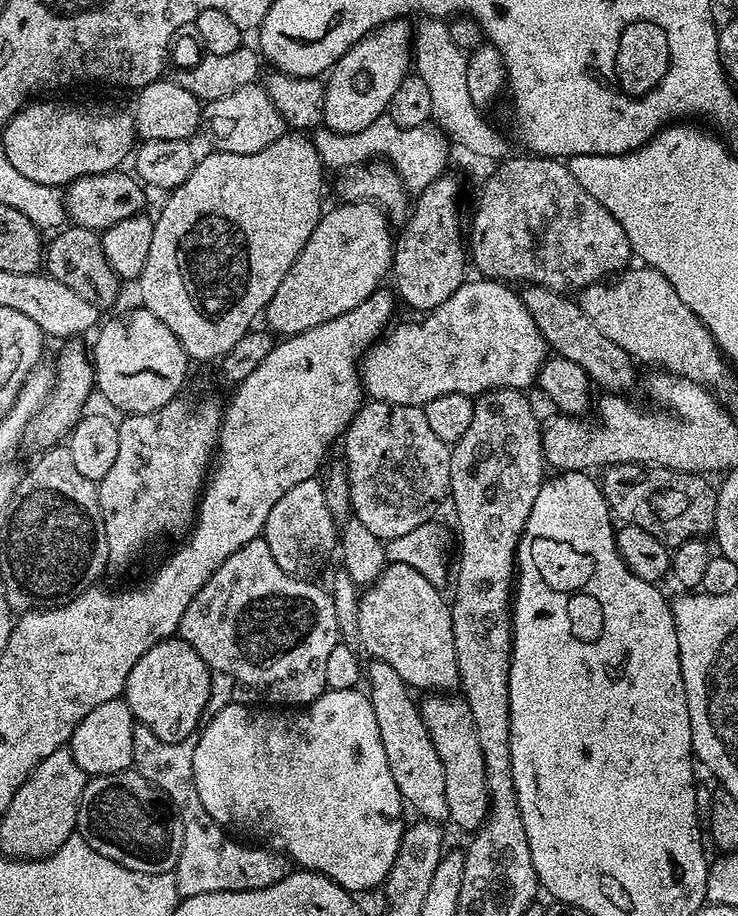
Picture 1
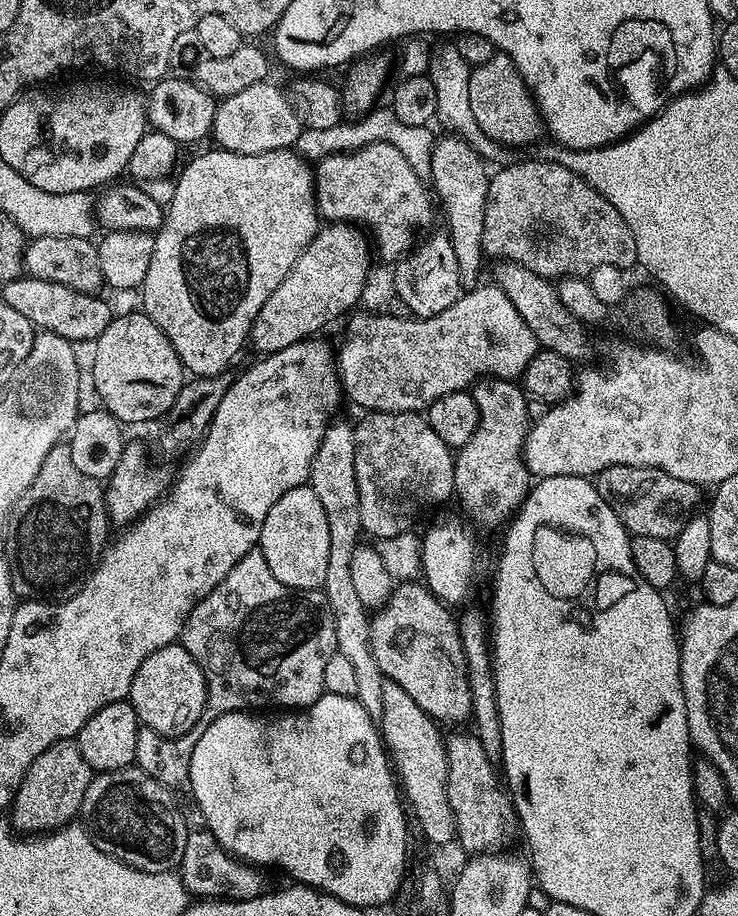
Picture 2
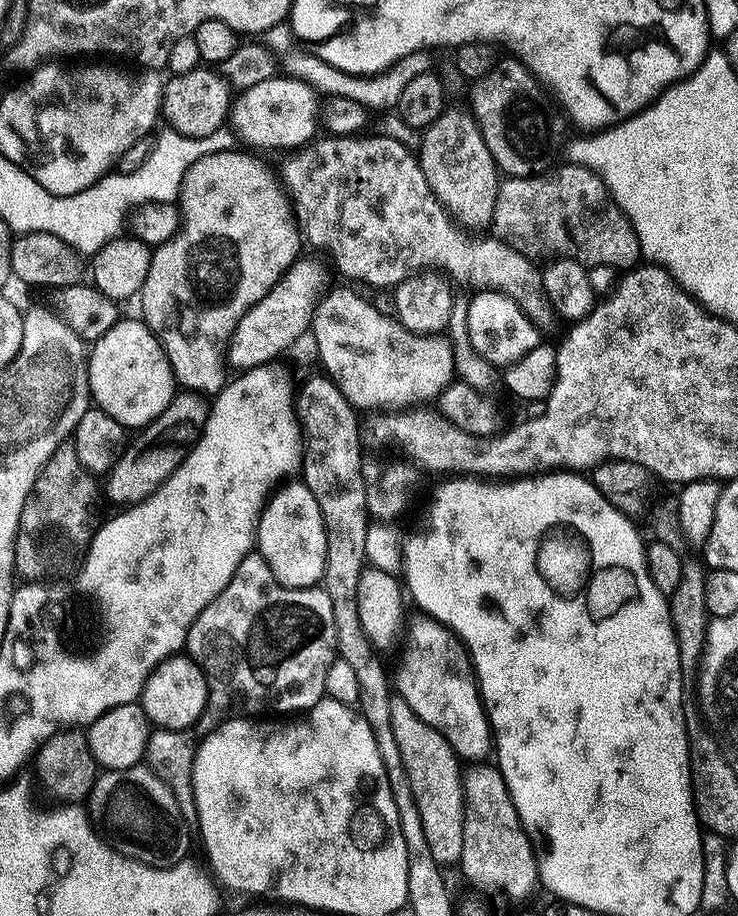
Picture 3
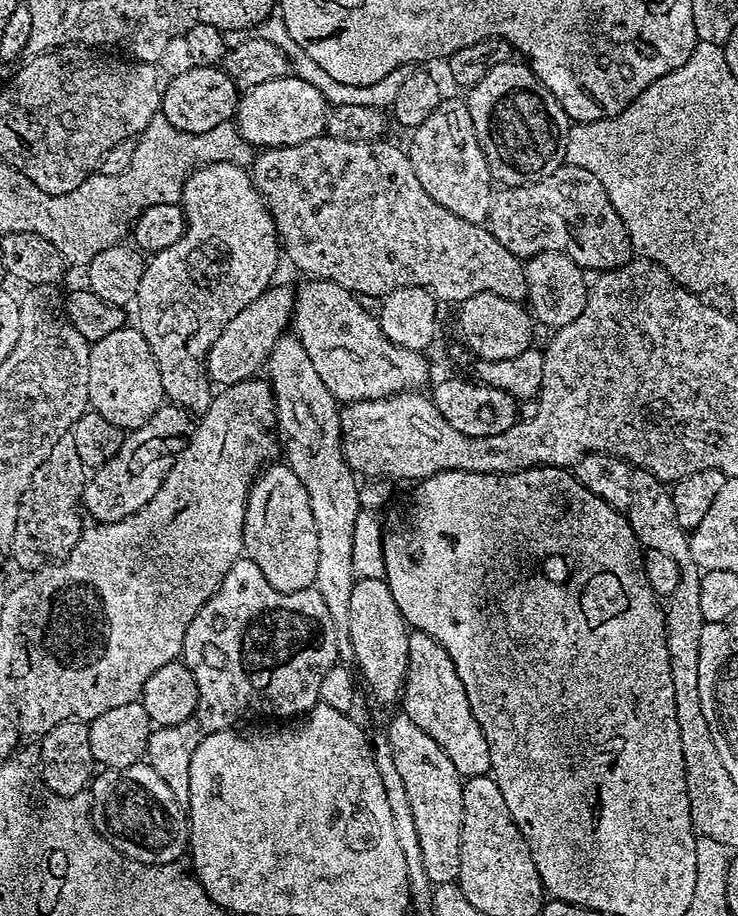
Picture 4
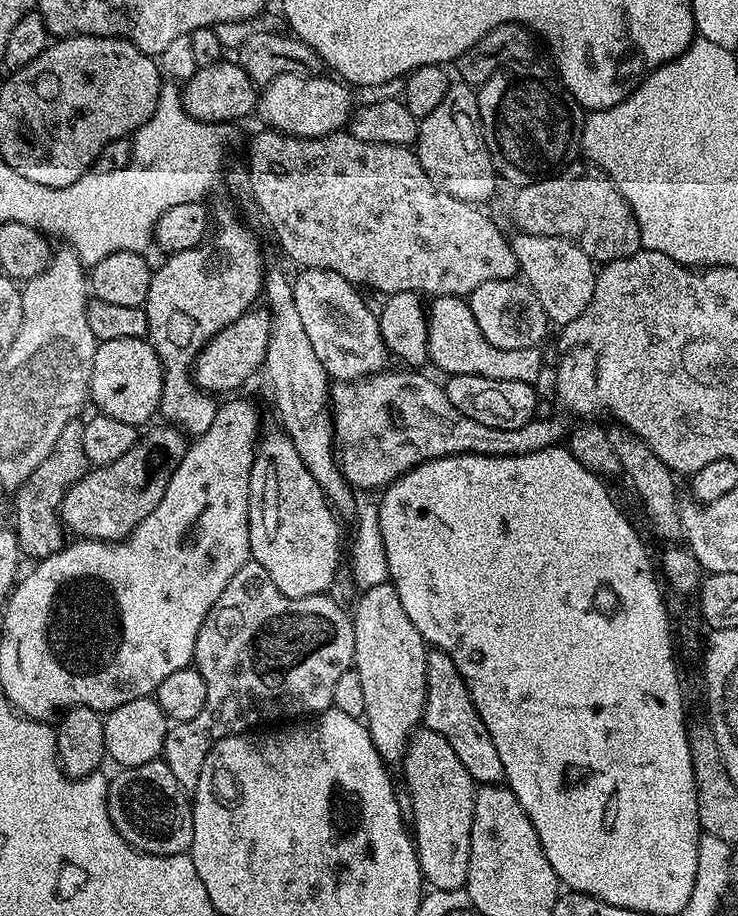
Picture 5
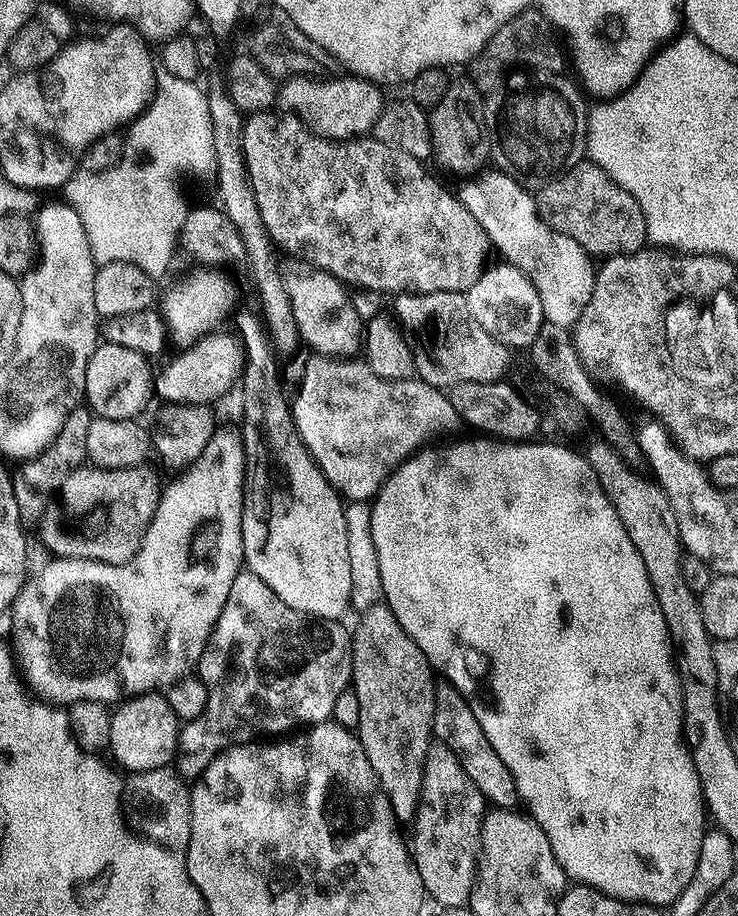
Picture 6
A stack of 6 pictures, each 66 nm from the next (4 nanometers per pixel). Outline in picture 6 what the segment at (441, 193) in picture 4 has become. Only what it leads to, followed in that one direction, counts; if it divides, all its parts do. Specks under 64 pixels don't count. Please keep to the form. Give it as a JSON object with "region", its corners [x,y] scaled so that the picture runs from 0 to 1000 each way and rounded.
{"region":[[[633,85],[614,86],[608,91],[604,103],[599,103],[599,111],[584,119],[580,141],[585,147],[585,169],[602,187],[618,192],[638,193],[652,187],[650,181],[663,174],[661,151],[652,132],[646,130],[653,122],[652,102],[645,99],[640,88]]]}

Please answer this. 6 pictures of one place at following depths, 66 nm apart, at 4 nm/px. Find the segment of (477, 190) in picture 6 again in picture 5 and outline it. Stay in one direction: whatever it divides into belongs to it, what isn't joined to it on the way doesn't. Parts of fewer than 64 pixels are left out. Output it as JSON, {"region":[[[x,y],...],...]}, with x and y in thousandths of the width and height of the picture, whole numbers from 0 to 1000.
{"region":[[[699,255],[699,259],[692,259],[691,265],[703,296],[707,301],[710,297],[709,305],[729,325],[729,330],[734,330],[734,338],[743,344],[744,350],[755,356],[778,352],[778,347],[783,347],[789,338],[794,338],[805,321],[810,297],[804,285],[795,282],[780,284],[780,267],[755,258]]]}

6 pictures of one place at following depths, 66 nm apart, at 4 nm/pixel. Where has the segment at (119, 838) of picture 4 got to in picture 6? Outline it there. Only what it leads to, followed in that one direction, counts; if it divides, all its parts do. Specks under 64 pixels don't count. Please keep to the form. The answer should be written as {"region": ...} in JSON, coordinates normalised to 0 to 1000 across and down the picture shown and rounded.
{"region":[[[228,836],[169,846],[163,857],[163,890],[186,913],[202,917],[205,921],[217,921],[234,928],[253,927],[260,901],[260,867],[256,857],[243,843]]]}

